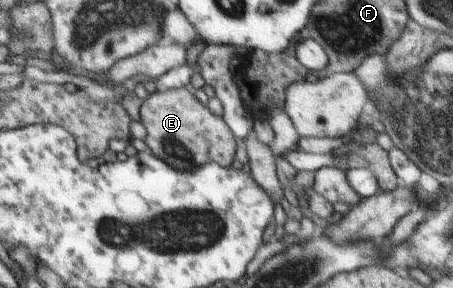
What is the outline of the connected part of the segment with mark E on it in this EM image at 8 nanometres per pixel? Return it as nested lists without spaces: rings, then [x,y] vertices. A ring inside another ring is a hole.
[[[168,84],[161,91],[149,95],[142,109],[142,123],[148,131],[146,140],[151,151],[157,157],[164,156],[175,169],[196,170],[211,162],[231,168],[237,159],[240,142],[228,120],[215,115],[183,84]]]

